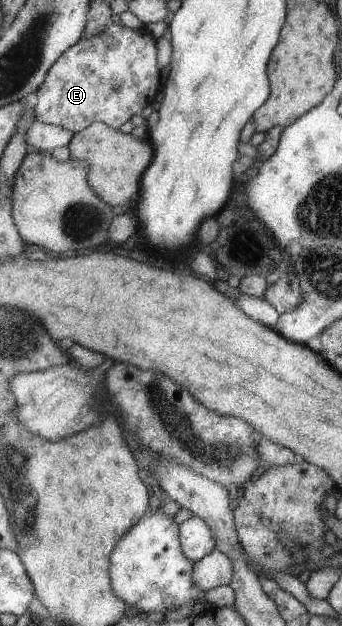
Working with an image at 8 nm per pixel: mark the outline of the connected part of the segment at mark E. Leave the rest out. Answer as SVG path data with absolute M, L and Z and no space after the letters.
M110 23L104 31L86 40L77 40L67 52L56 61L39 90L34 94L35 119L73 133L81 131L96 122L113 129L139 113L143 107L155 99L159 91L159 69L155 61L155 39L144 28L128 29L120 24Z

